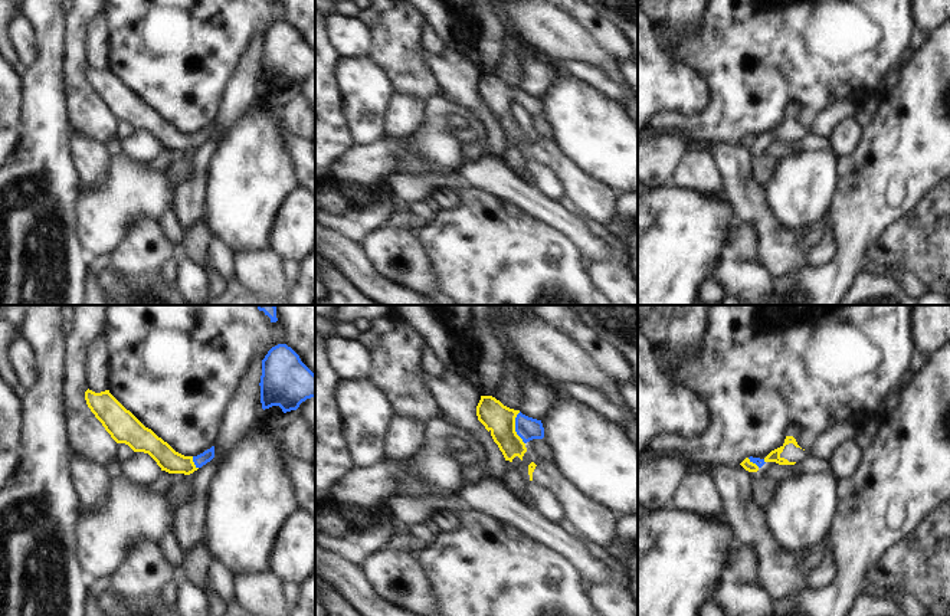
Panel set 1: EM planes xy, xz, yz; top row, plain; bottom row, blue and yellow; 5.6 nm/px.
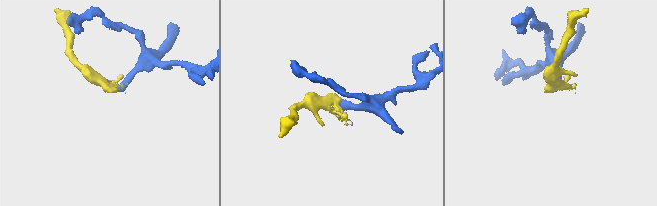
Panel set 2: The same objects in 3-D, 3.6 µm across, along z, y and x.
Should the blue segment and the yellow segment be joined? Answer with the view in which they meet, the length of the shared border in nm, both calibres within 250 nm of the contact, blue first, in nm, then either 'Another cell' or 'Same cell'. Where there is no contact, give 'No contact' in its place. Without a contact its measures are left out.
Touches blue in xz. Shared border 190 nm. Thickness 130 nm (blue) against 160 nm. Same cell

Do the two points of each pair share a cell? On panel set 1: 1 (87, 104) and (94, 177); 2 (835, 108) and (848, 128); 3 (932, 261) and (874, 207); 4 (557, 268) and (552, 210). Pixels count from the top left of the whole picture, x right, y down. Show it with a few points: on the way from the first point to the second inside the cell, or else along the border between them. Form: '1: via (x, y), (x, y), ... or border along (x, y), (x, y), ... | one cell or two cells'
1: border along (72, 133), (95, 140), (102, 146) | two cells
2: border along (858, 112), (851, 118), (845, 118), (828, 137) | two cells
3: border along (917, 200), (870, 248) | two cells
4: border along (524, 210), (562, 230), (579, 249) | two cells

